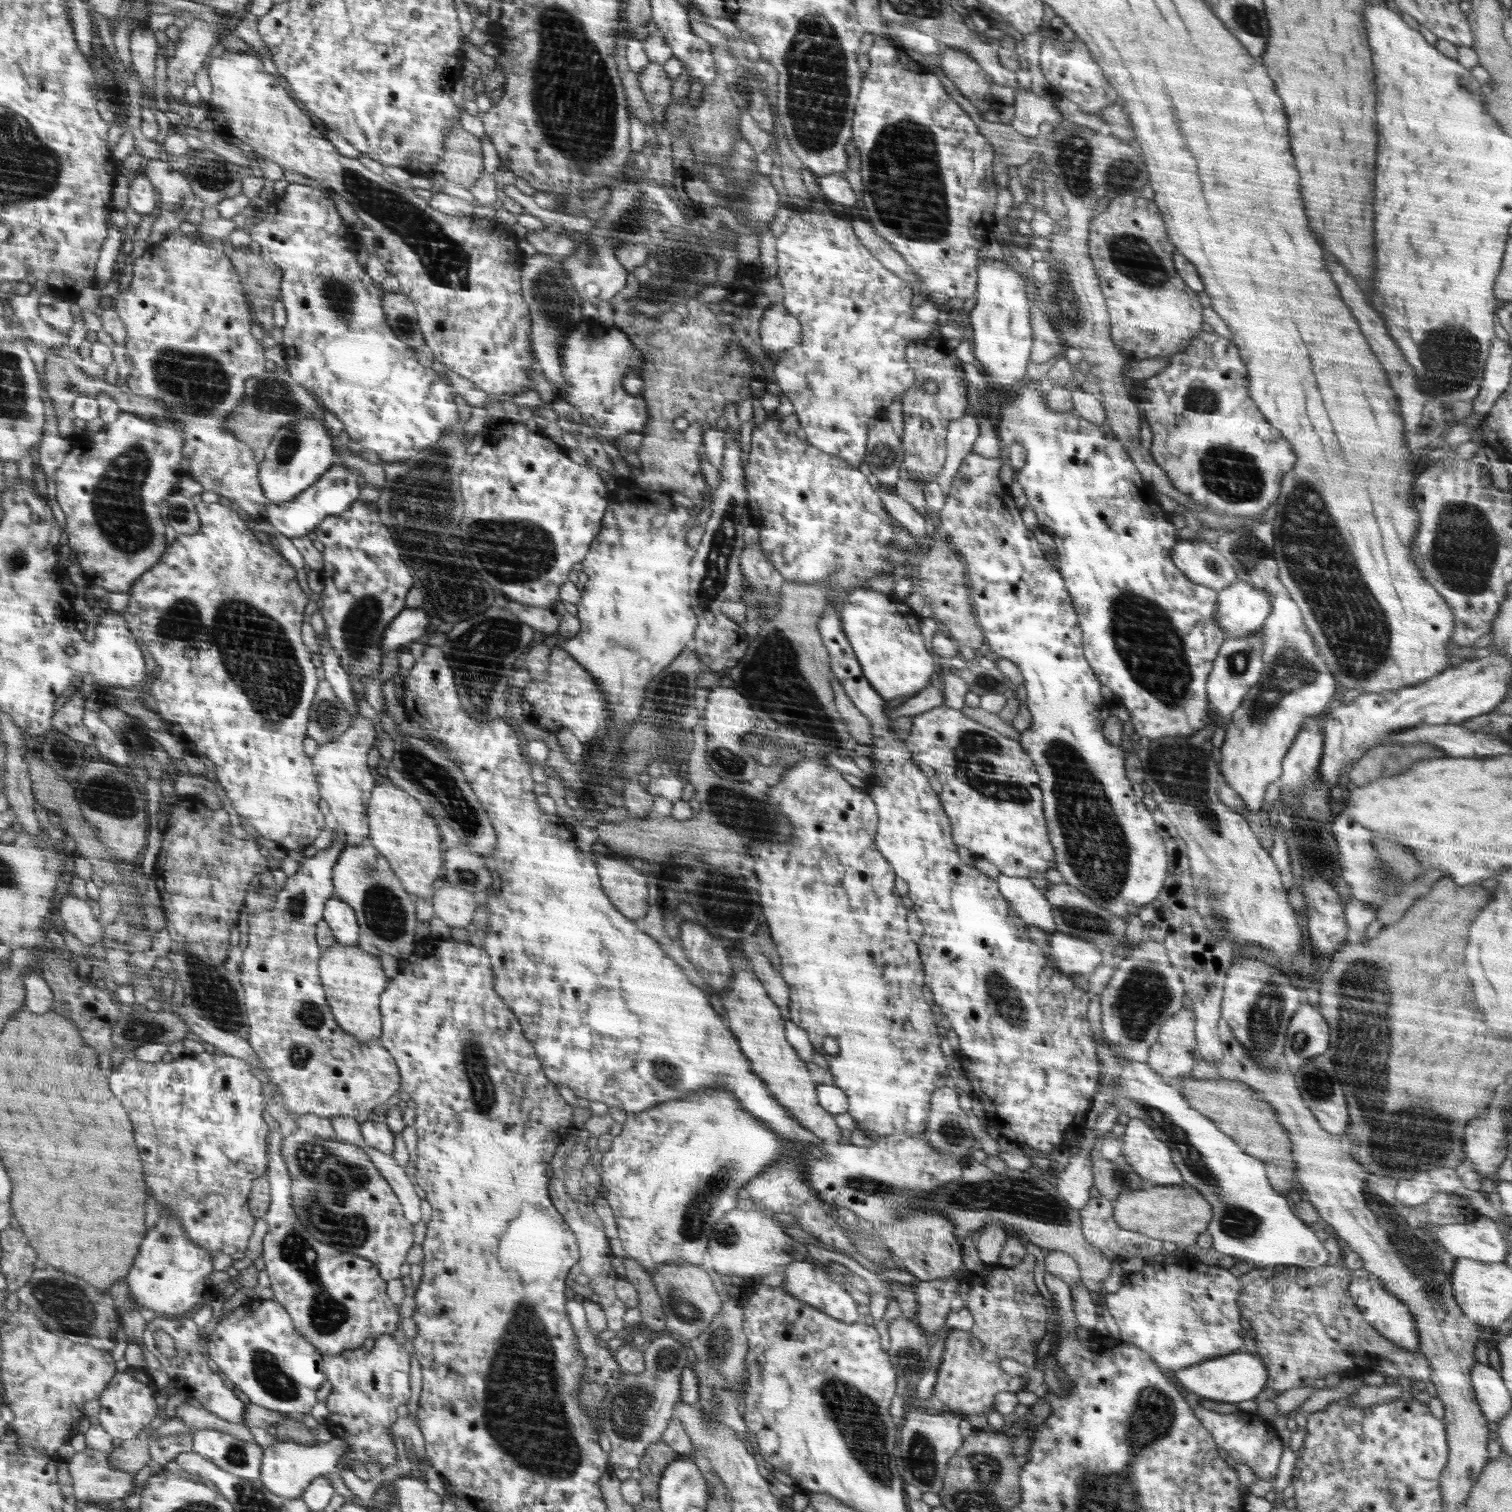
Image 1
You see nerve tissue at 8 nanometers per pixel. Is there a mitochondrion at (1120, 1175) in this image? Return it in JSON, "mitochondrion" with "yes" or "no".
{"mitochondrion":"yes"}

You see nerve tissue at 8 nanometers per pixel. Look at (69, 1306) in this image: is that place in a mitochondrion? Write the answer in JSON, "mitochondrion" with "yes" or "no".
{"mitochondrion":"yes"}

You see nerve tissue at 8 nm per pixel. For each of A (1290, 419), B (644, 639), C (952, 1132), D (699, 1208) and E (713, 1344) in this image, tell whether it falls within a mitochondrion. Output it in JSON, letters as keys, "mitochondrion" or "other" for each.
{"A":"other","B":"other","C":"mitochondrion","D":"mitochondrion","E":"mitochondrion"}

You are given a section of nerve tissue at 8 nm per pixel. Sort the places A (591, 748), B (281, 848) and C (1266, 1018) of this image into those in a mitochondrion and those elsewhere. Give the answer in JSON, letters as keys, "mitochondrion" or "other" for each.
{"A":"other","B":"other","C":"mitochondrion"}

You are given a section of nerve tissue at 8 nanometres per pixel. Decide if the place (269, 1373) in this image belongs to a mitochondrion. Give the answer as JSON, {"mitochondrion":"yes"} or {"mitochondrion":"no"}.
{"mitochondrion":"yes"}

